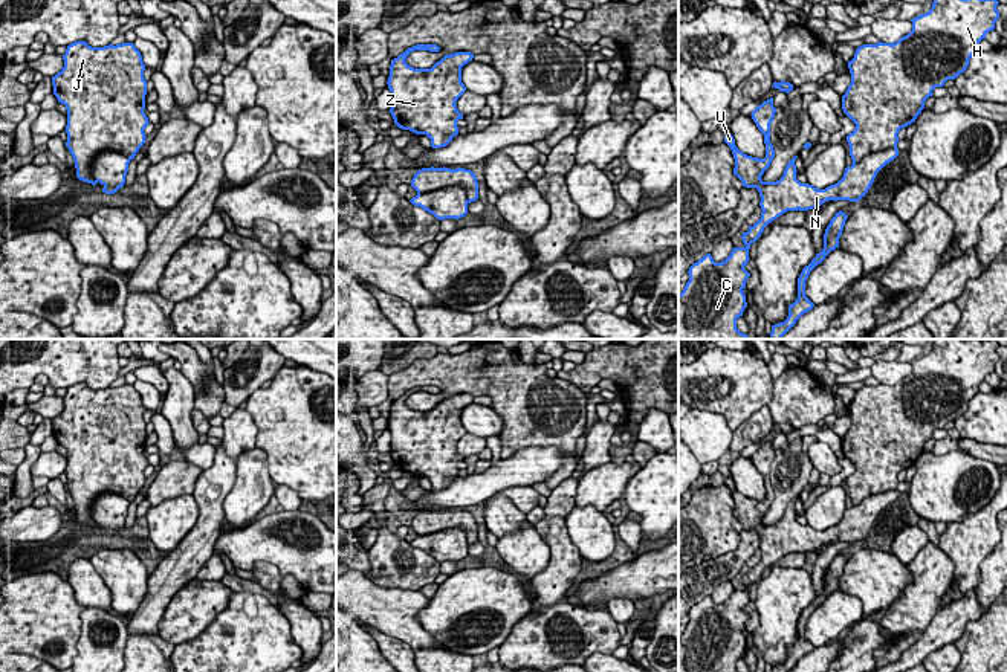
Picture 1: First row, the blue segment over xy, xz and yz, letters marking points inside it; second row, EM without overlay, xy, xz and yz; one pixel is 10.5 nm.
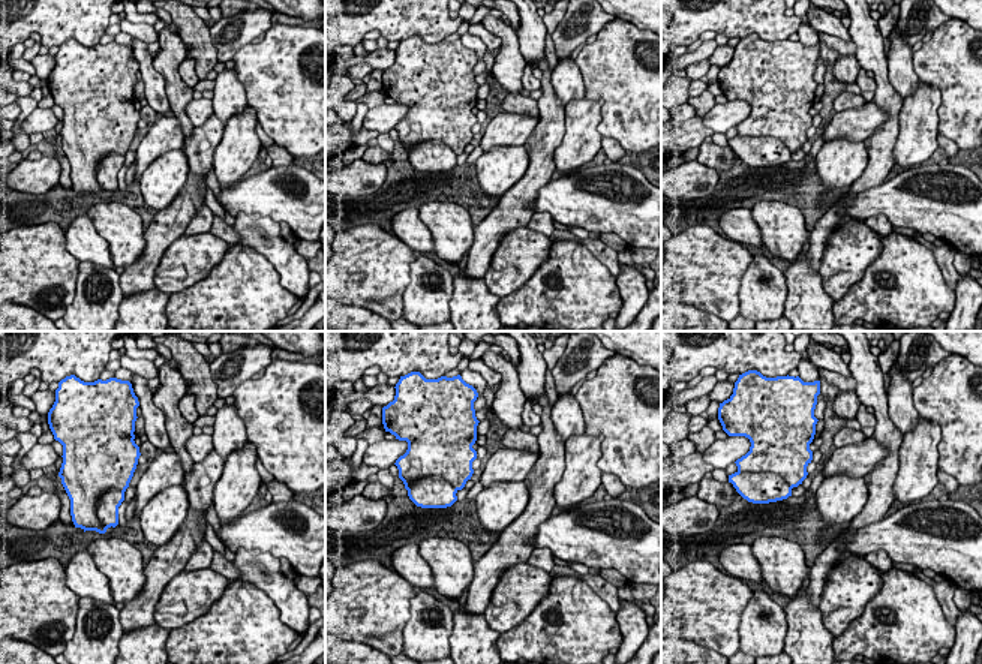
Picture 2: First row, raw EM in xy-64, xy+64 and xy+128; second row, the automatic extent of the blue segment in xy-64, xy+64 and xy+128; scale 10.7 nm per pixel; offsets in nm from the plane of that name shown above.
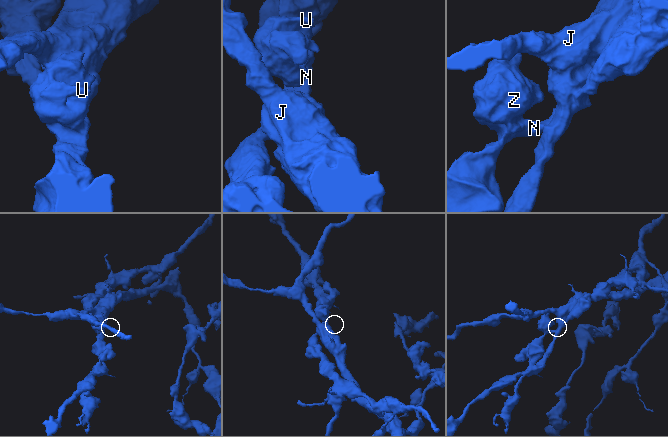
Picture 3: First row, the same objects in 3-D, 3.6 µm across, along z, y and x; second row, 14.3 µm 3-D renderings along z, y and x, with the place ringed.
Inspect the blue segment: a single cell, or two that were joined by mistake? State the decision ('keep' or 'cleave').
cleave

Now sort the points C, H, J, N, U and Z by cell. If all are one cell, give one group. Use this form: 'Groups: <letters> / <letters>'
Groups: C N U Z / H J

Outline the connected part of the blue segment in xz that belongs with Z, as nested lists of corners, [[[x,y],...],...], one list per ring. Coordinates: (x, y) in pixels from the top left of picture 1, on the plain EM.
[[[416,386],[391,402],[387,423],[391,434],[390,455],[399,470],[410,472],[416,477],[426,477],[431,481],[432,490],[442,490],[458,477],[460,469],[457,467],[457,463],[463,461],[463,457],[457,452],[455,444],[466,434],[466,429],[461,425],[461,409],[472,403],[474,396],[455,394],[445,397],[431,411],[414,411],[405,403],[414,393],[439,394],[440,389],[437,386]]]

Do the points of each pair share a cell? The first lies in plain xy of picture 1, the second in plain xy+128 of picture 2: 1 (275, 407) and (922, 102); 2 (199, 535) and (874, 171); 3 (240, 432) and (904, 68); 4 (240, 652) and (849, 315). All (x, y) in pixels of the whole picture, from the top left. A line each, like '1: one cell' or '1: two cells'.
1: two cells
2: one cell
3: one cell
4: one cell

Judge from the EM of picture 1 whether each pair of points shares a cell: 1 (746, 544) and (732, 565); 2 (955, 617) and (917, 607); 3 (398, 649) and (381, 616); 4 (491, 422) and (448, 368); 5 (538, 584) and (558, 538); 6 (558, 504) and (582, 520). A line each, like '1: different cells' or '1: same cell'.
1: same cell
2: different cells
3: different cells
4: different cells
5: same cell
6: different cells

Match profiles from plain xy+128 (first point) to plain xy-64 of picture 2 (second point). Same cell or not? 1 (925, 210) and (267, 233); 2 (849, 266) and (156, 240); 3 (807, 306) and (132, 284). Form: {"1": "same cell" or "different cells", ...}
{"1": "different cells", "2": "different cells", "3": "different cells"}

